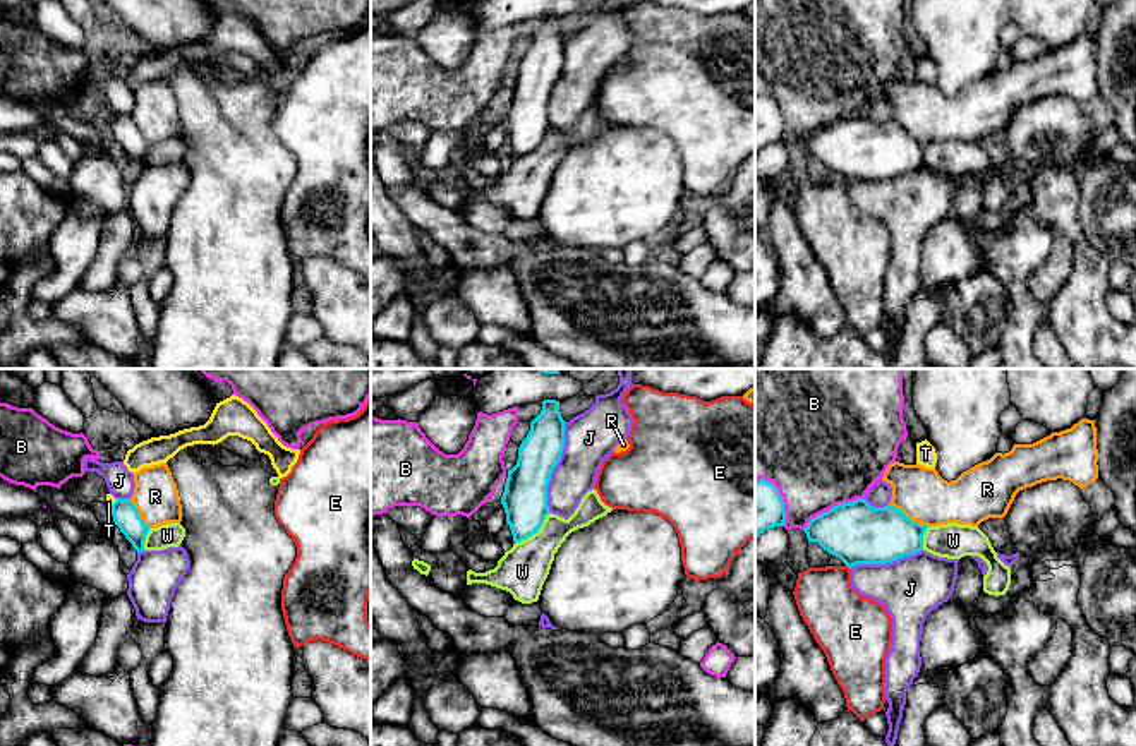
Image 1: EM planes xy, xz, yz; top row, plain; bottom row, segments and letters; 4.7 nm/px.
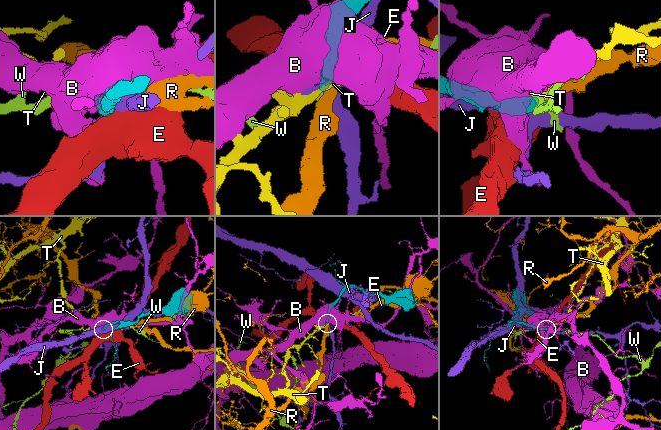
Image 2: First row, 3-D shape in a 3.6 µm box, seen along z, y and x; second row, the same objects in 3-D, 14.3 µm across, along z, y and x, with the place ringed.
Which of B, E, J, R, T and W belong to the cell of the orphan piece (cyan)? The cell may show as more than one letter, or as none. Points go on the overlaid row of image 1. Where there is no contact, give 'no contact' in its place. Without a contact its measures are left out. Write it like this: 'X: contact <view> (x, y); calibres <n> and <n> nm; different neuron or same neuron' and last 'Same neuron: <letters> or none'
B: contact yz (833, 508); calibres 280 and 480 nm; different neuron
E: contact yz (848, 566); calibres 280 and 300 nm; different neuron
J: contact xz (555, 465); calibres 200 and 240 nm; different neuron
R: contact yz (906, 517); calibres 280 and 240 nm; different neuron
T: contact xy (114, 503); calibres 120 and 50 nm; same neuron
W: contact xz (534, 532); calibres 200 and 220 nm; different neuron
Same neuron: T

